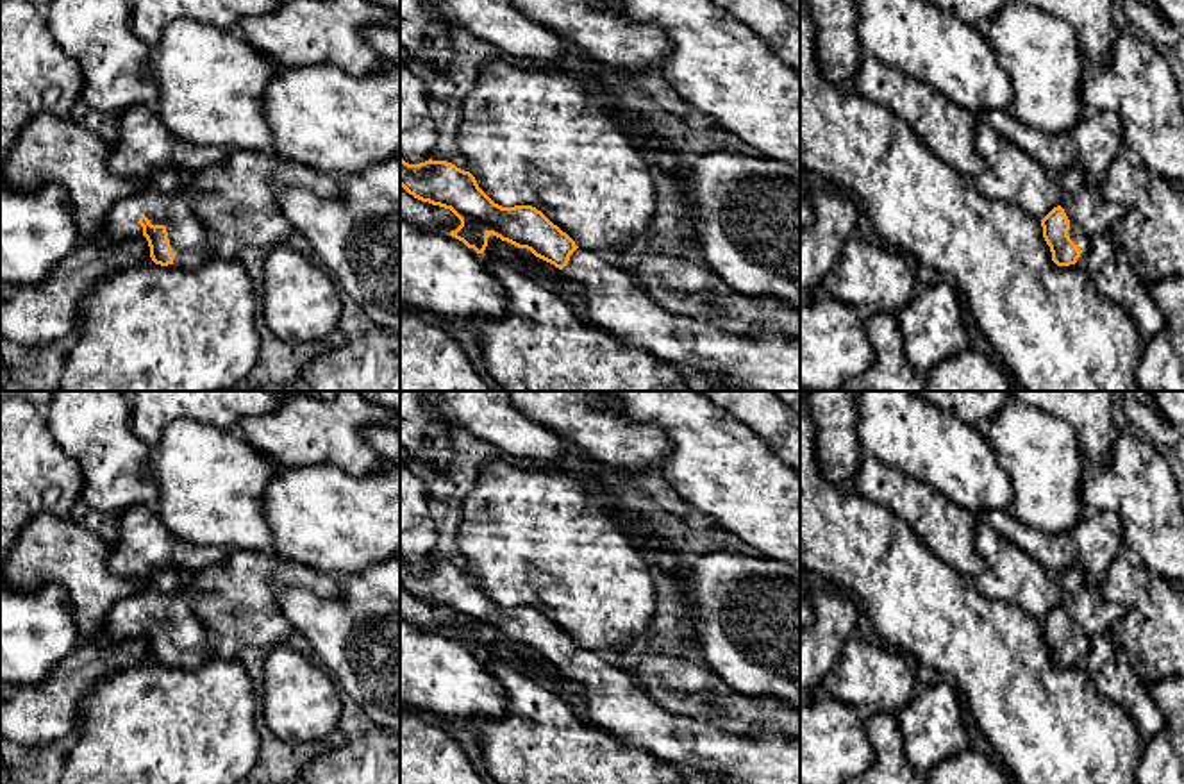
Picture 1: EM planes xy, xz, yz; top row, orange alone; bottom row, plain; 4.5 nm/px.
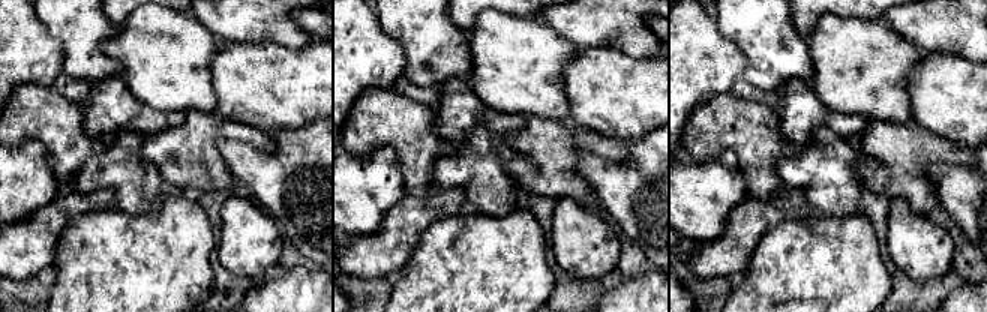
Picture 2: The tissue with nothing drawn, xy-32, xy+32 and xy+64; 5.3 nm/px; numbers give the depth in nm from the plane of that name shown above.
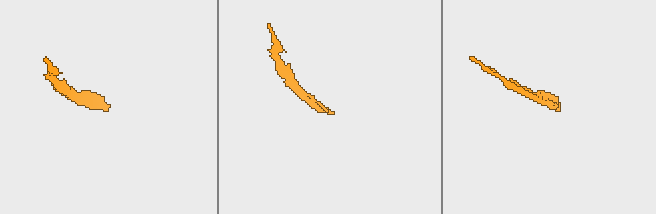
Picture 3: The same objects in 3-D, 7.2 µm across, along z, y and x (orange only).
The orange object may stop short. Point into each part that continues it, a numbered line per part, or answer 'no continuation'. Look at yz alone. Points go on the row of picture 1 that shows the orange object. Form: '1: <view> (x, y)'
1: yz (1088, 211)

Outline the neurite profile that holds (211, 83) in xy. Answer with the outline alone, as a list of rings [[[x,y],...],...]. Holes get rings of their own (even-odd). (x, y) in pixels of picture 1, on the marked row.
[[[177,20],[150,48],[143,73],[155,82],[159,98],[154,109],[177,141],[227,150],[273,152],[263,96],[279,68],[238,29],[214,29],[191,20]]]

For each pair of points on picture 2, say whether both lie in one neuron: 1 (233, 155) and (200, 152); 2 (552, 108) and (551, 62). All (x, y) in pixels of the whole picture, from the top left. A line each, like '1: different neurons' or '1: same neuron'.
1: different neurons
2: same neuron

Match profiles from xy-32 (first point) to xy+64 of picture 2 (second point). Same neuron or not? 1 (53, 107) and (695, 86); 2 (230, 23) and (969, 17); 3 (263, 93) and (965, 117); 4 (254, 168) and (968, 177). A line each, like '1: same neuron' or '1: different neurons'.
1: different neurons
2: same neuron
3: same neuron
4: same neuron

